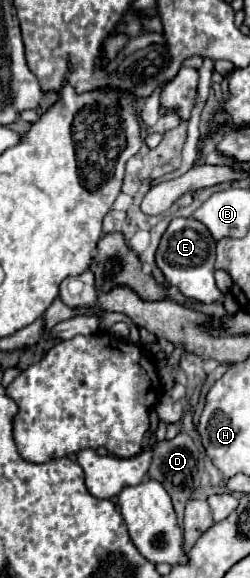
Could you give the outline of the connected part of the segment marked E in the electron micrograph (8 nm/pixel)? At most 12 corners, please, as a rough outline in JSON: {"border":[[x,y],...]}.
{"border":[[192,217],[168,225],[156,253],[168,285],[216,303],[216,241]]}

